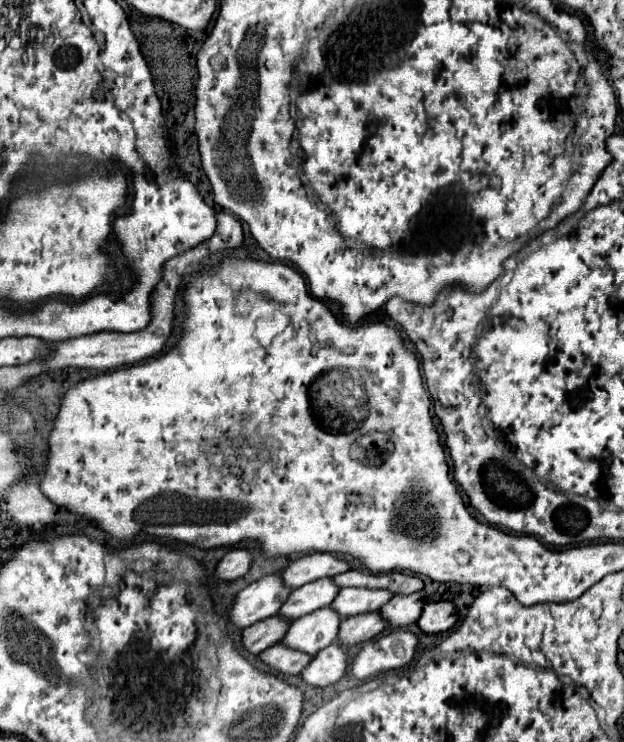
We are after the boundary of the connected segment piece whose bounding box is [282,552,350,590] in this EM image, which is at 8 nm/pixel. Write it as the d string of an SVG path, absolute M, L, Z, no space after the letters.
M314 552L314 554L306 554L306 556L294 560L282 572L284 574L282 582L294 590L308 582L320 580L320 578L330 578L330 576L334 576L338 572L346 572L346 570L350 570L350 566L346 566L344 560L340 560L336 556Z

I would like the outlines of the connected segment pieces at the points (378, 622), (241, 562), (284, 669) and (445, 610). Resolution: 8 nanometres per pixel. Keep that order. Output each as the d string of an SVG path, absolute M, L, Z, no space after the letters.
M378 612L364 614L364 616L352 616L352 620L342 620L338 628L338 644L344 648L362 644L366 640L376 638L384 628L386 624Z
M230 550L218 562L214 578L224 580L224 582L232 582L236 578L242 578L250 570L250 564L252 564L252 556L248 550Z
M274 644L270 648L266 648L262 654L260 654L260 660L270 668L270 670L276 670L278 674L286 674L286 676L292 676L292 674L300 674L308 662L312 658L308 658L306 654L302 652L296 652L296 650L290 650L290 648L284 648L282 644Z
M426 602L418 618L418 628L424 634L438 634L450 630L458 620L456 606L452 602Z

